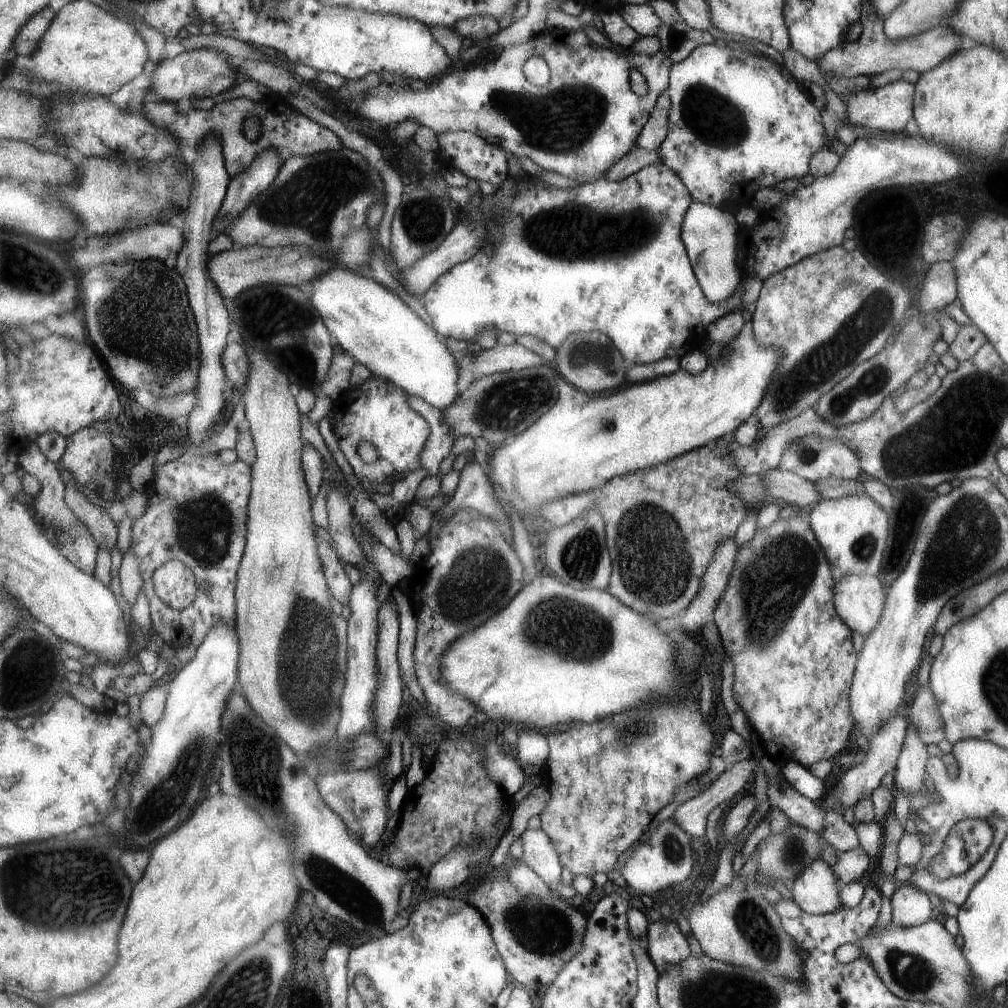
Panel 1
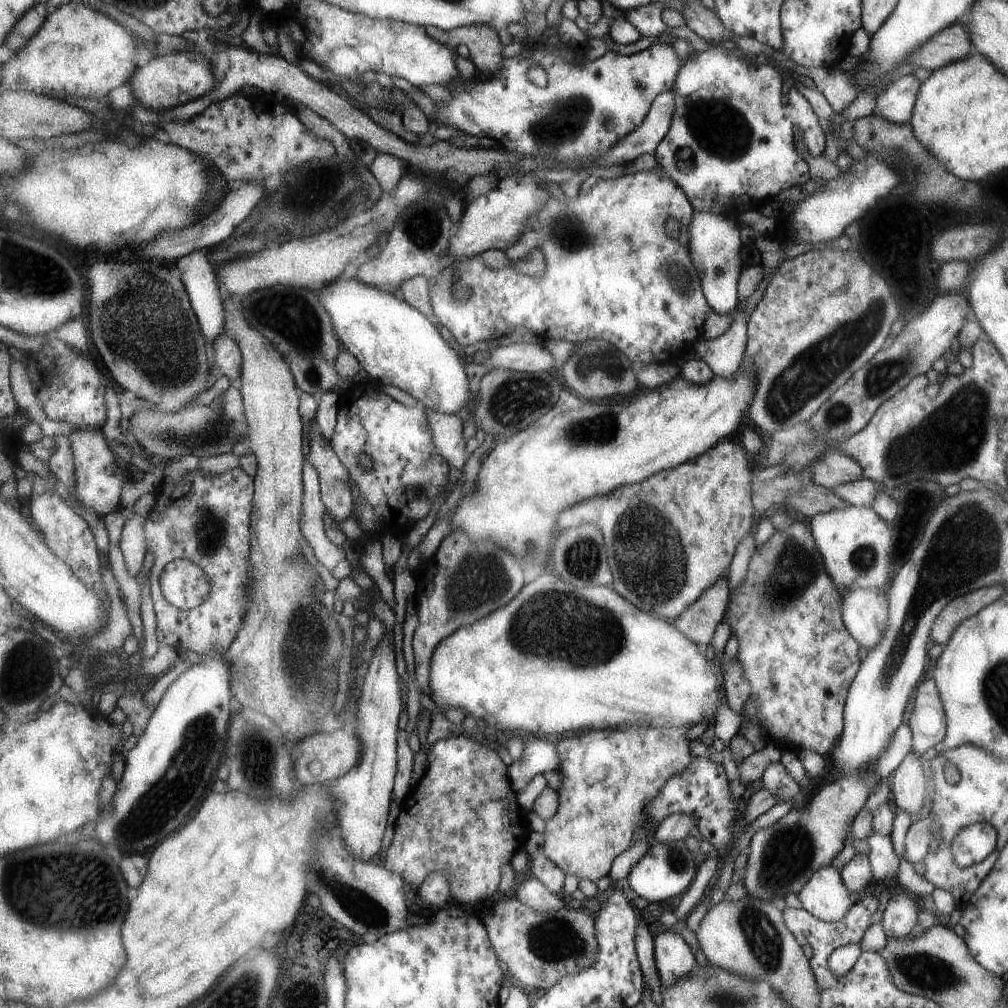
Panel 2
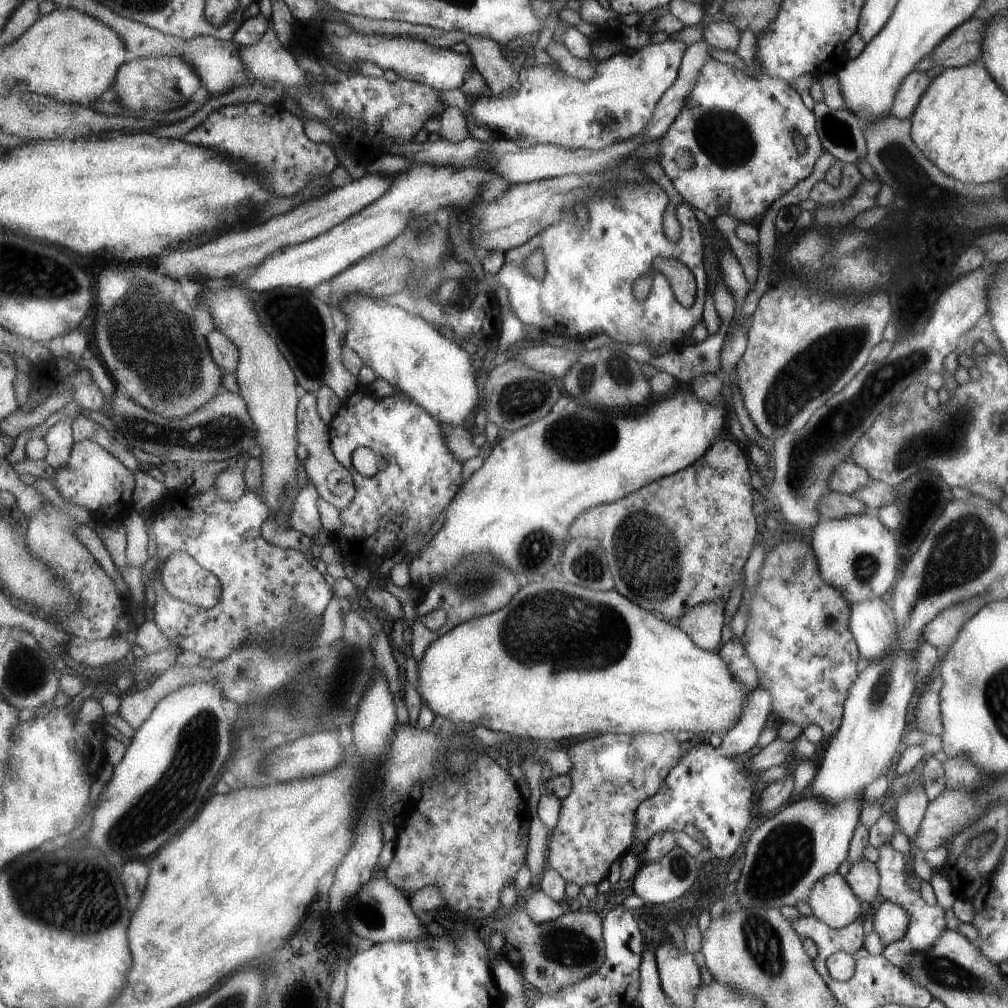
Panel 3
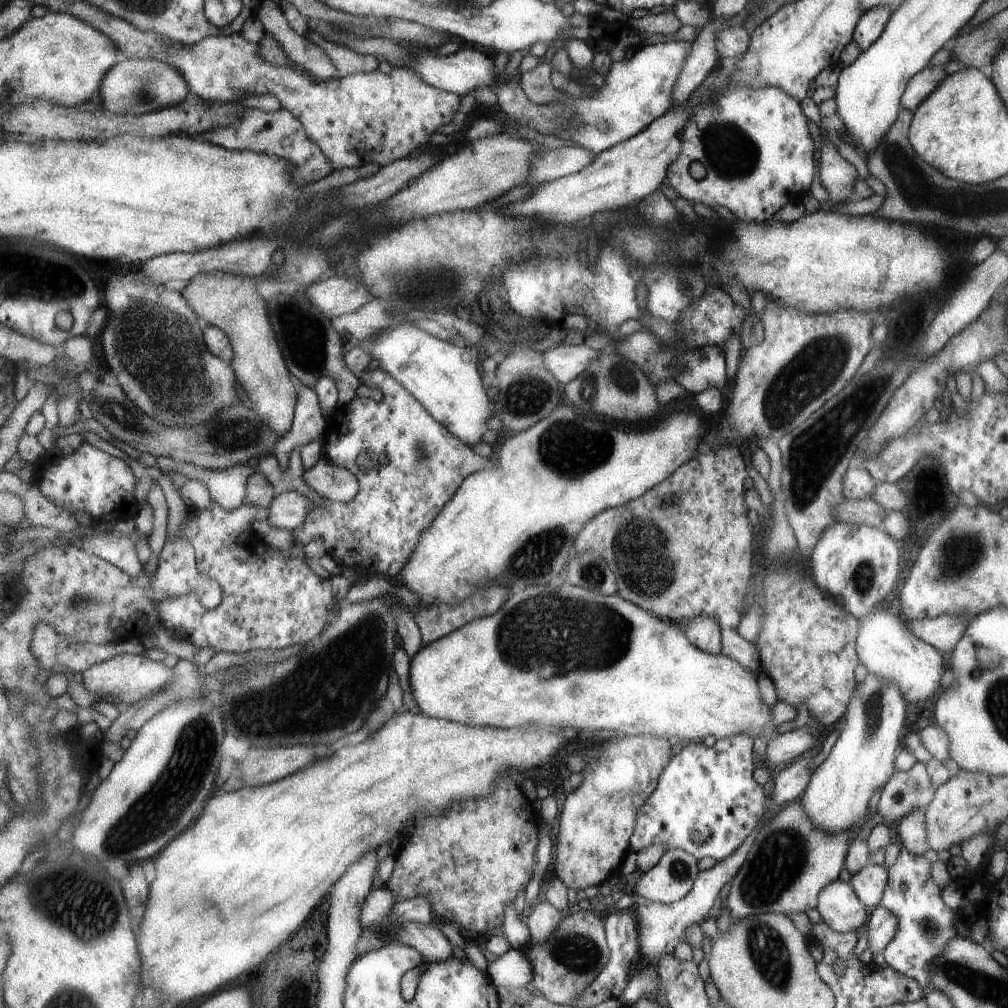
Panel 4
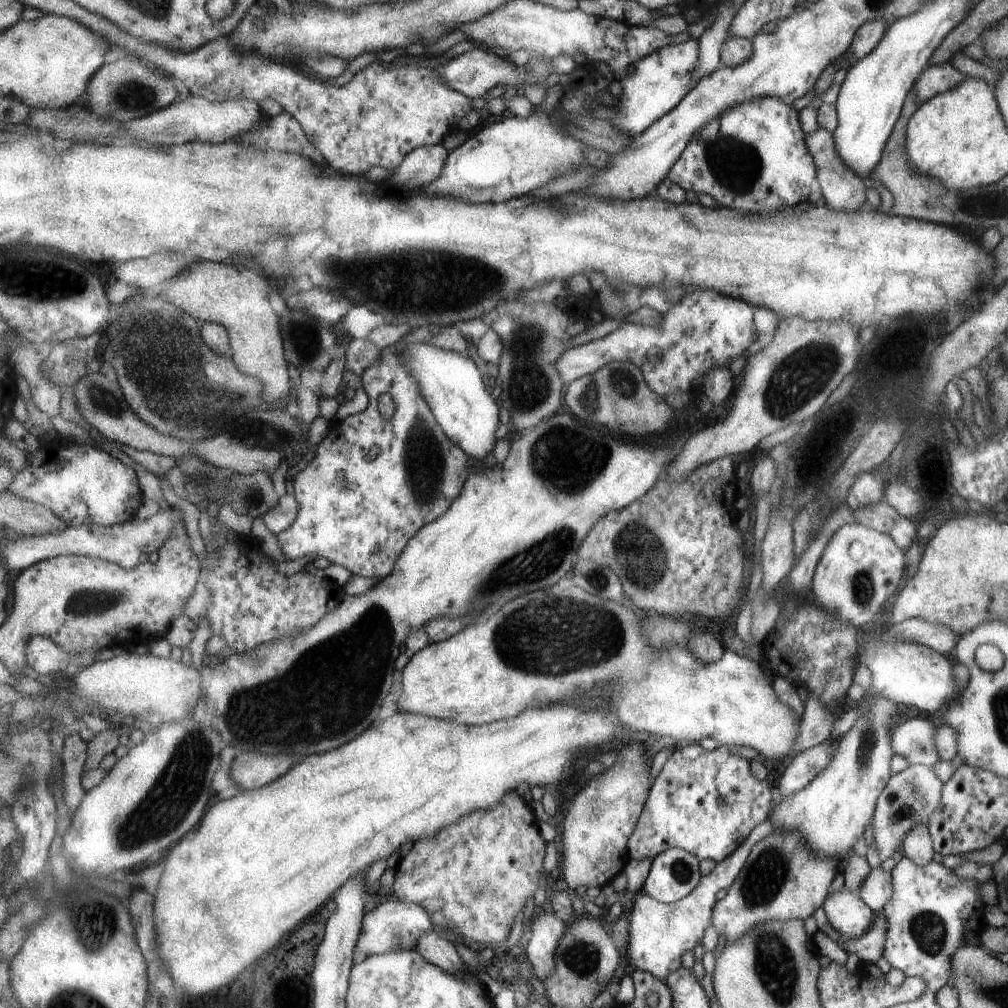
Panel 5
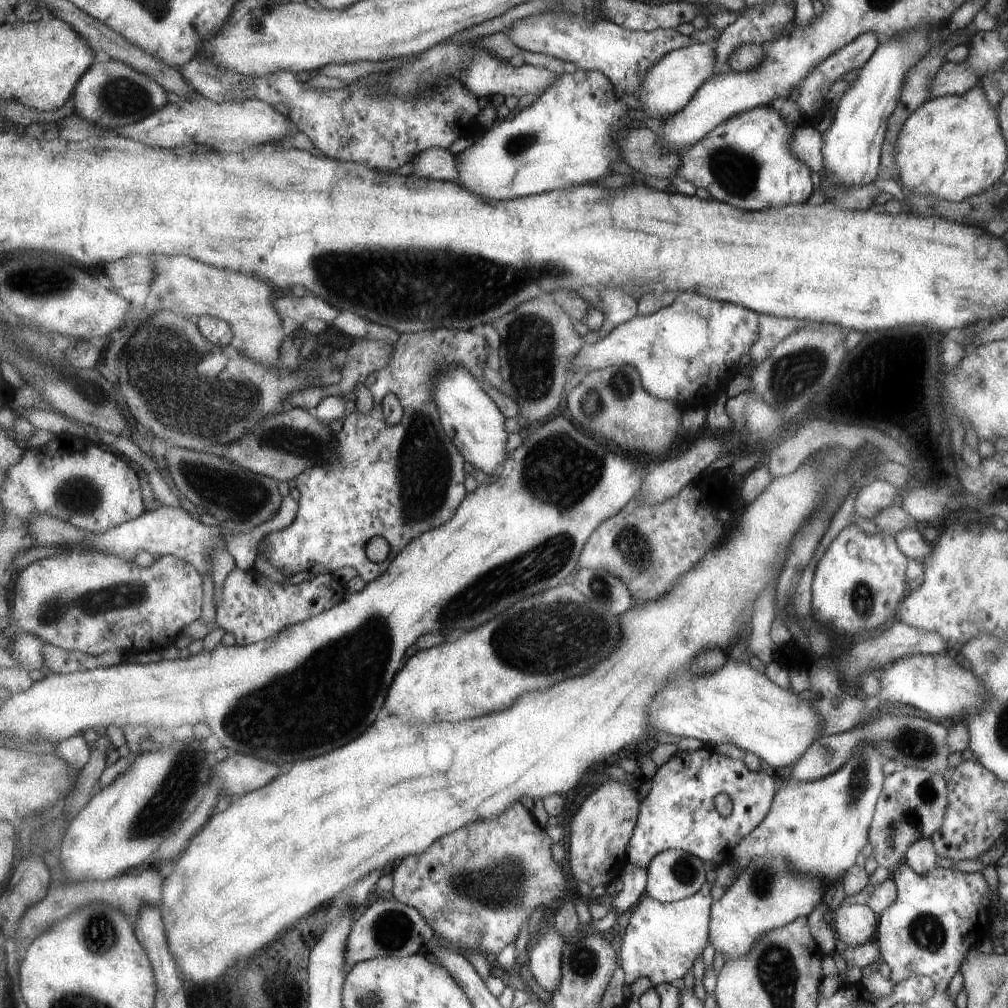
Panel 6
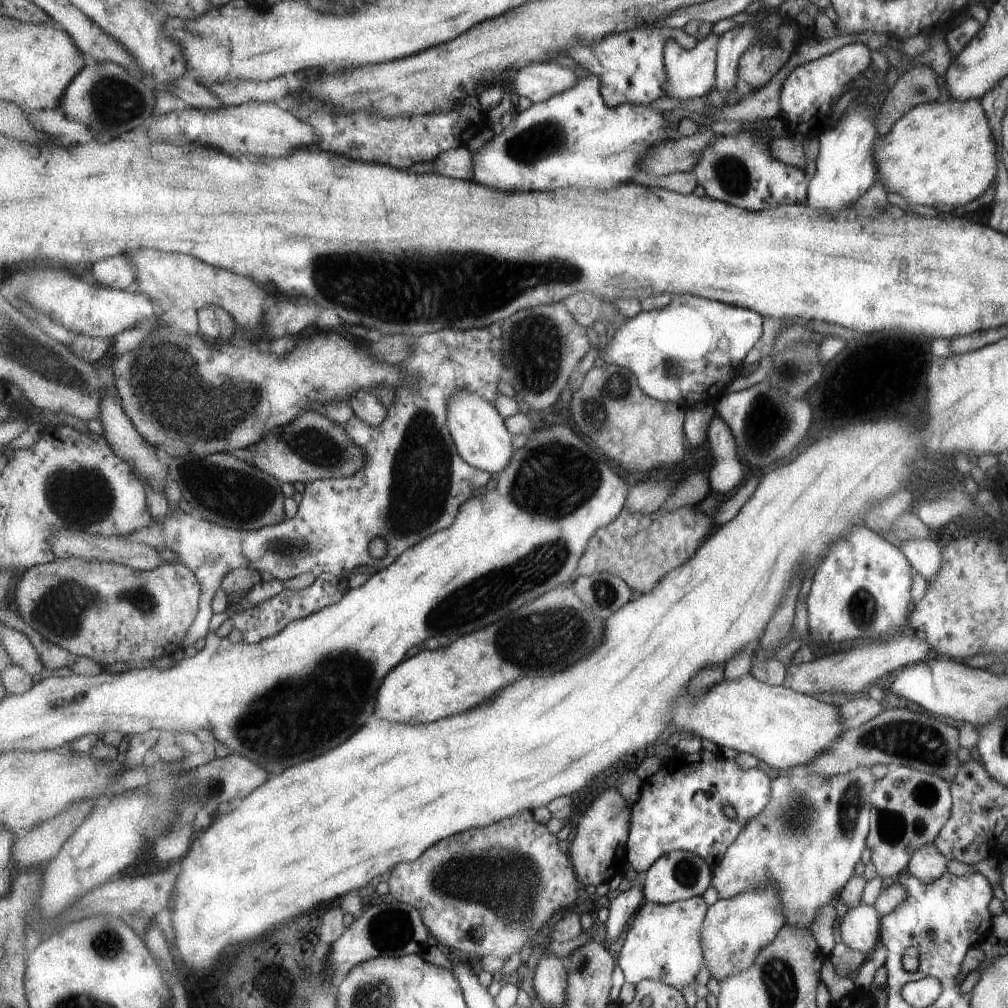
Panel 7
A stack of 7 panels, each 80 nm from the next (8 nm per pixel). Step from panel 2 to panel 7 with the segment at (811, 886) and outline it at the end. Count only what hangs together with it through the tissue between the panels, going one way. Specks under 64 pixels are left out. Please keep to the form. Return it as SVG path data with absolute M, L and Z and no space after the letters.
M859 904L839 913L839 932L841 942L850 949L869 953L880 934L879 920L873 906Z

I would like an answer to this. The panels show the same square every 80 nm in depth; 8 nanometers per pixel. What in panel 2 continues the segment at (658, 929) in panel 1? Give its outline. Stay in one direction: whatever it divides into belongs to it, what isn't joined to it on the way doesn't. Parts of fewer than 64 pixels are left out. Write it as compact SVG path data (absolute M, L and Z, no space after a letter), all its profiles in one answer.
M666 931L655 936L654 942L657 972L663 986L671 988L681 978L691 976L697 966L697 960L691 946L681 934Z

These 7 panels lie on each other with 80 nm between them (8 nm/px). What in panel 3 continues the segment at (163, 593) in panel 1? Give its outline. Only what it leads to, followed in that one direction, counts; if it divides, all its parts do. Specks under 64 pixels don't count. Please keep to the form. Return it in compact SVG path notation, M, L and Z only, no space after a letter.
M181 551L167 558L160 573L165 590L176 598L191 601L203 609L215 607L221 601L222 585L218 577L204 566L200 566L200 562L197 562L189 551Z

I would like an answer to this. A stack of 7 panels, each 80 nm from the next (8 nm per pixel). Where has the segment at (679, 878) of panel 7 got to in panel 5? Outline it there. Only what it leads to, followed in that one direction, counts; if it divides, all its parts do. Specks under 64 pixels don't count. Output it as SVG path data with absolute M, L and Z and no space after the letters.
M674 847L657 856L643 892L661 903L675 903L692 894L701 883L700 859Z

